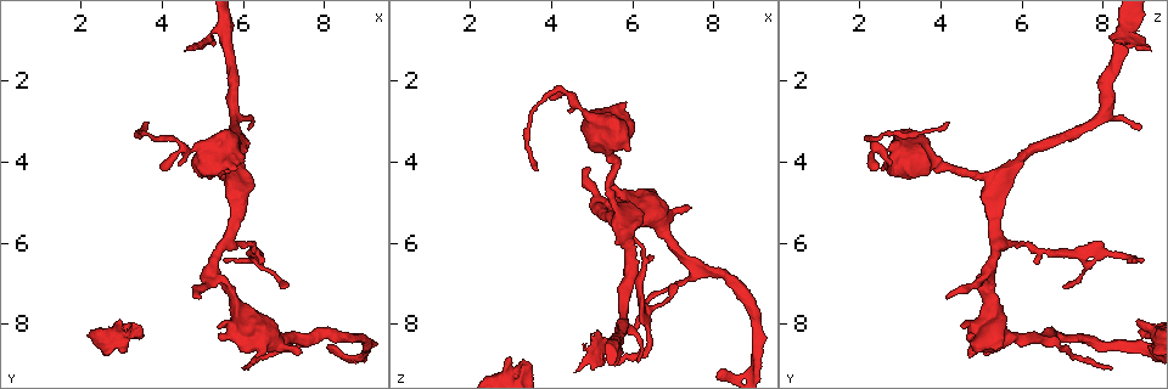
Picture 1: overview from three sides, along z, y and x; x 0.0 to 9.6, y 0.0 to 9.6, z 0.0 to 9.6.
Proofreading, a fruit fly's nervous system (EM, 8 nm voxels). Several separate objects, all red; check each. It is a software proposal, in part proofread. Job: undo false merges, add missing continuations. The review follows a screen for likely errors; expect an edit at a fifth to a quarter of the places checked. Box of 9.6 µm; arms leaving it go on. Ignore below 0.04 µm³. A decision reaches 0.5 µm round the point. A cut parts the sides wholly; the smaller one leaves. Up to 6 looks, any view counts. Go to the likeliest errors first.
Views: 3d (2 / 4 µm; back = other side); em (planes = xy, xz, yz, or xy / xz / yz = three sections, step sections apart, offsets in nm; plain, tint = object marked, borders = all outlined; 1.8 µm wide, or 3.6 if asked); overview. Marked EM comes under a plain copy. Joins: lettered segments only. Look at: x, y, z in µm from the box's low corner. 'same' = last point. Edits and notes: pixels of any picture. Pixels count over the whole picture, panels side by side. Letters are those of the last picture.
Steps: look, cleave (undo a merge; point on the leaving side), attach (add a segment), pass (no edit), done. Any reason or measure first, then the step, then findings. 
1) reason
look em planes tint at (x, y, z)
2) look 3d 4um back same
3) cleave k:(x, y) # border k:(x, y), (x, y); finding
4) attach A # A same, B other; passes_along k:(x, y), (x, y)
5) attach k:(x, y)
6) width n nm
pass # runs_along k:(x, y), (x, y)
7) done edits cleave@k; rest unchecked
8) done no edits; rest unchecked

look em xz step 4 tint at (5.45, 8.00, 4.50)

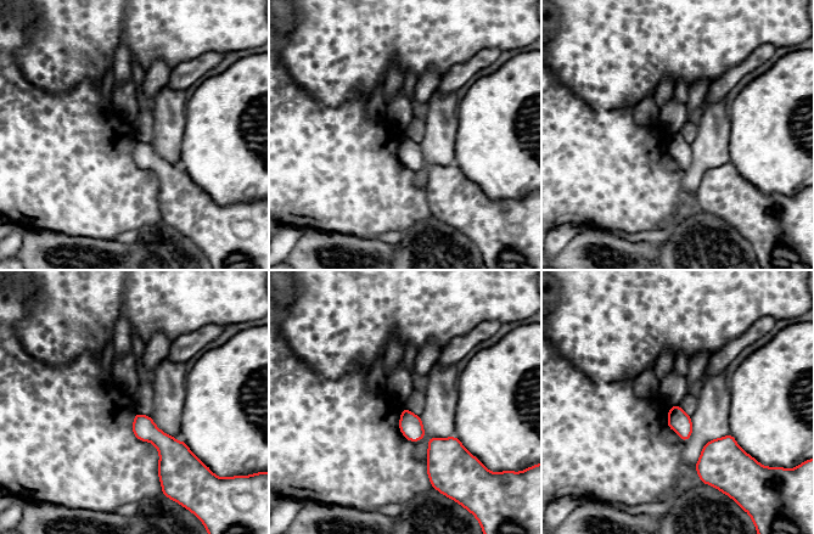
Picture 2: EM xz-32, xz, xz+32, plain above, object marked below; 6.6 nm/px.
look em xz step 4 borders same

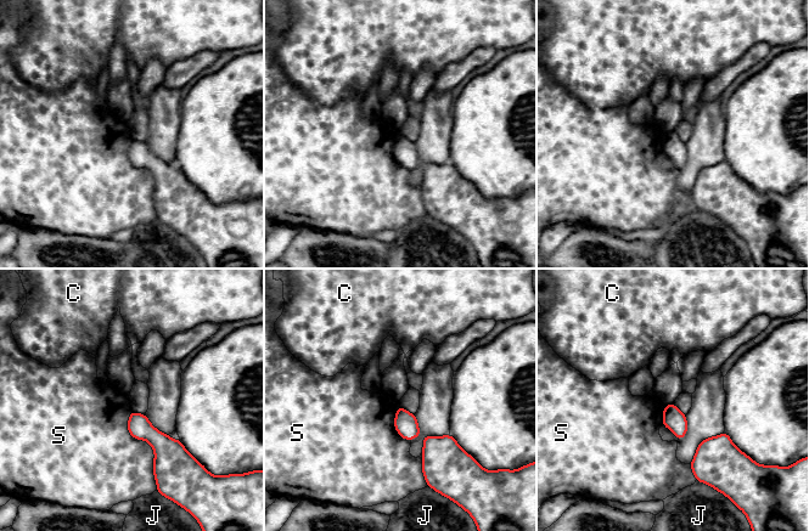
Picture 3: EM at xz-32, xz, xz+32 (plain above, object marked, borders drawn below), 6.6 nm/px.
pass # C other, J other, S other; border 3:(130, 411), (157, 484); no lettered segment goes on from it

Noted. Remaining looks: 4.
stops while still wide
look 3d 4um at (3.45, 8.10, 9.05)

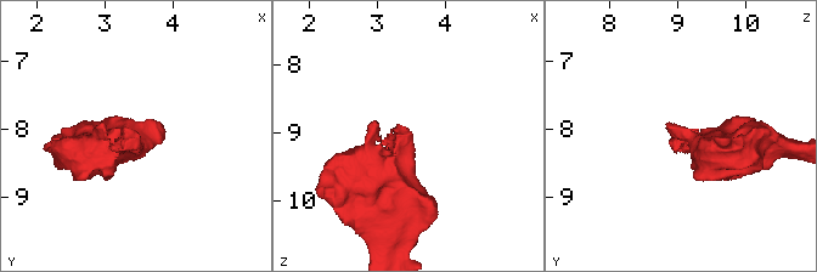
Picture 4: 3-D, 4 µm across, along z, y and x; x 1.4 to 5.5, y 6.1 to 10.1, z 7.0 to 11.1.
look em planes borders at (3.50, 8.00, 9.00)

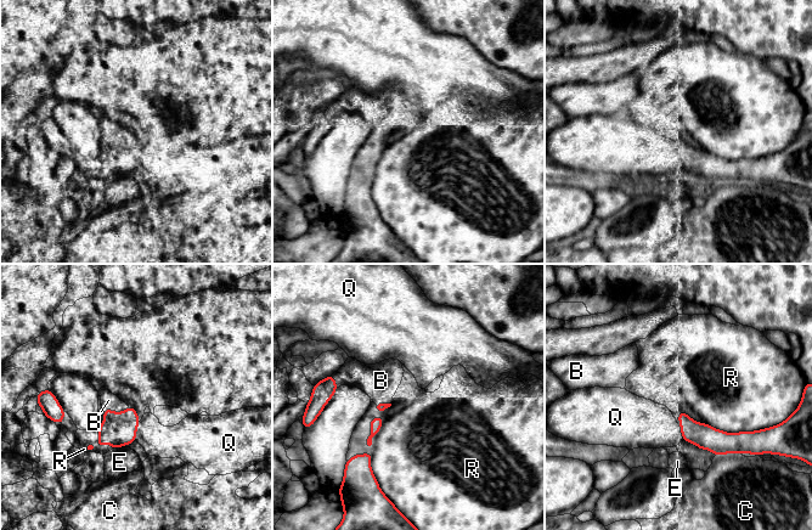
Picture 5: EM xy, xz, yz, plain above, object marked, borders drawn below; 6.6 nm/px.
longest_contact R 550 nm
attach B # B same, C other, E other, Q other, R other; it goes on there

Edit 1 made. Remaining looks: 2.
thin end
look 3d 4um at (3.55, 3.00, 4.15)

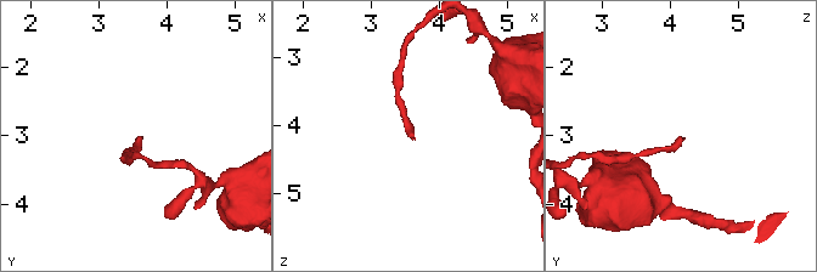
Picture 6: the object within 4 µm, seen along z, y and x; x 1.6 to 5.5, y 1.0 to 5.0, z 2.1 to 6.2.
shape alone is not enough
look em yz step 4 borders at (3.65, 3.05, 4.20)

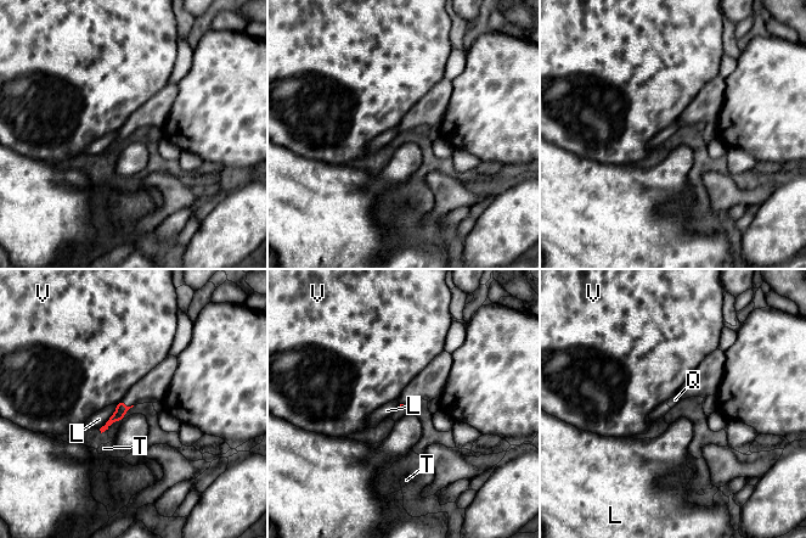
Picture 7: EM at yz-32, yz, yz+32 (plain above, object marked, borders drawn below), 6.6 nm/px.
pass # L other, Q other, T other, V other; border 7:(117, 404), (116, 412), (99, 429); no lettered segment goes on from it

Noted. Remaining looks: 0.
done edits attach@5; rest unchecked

